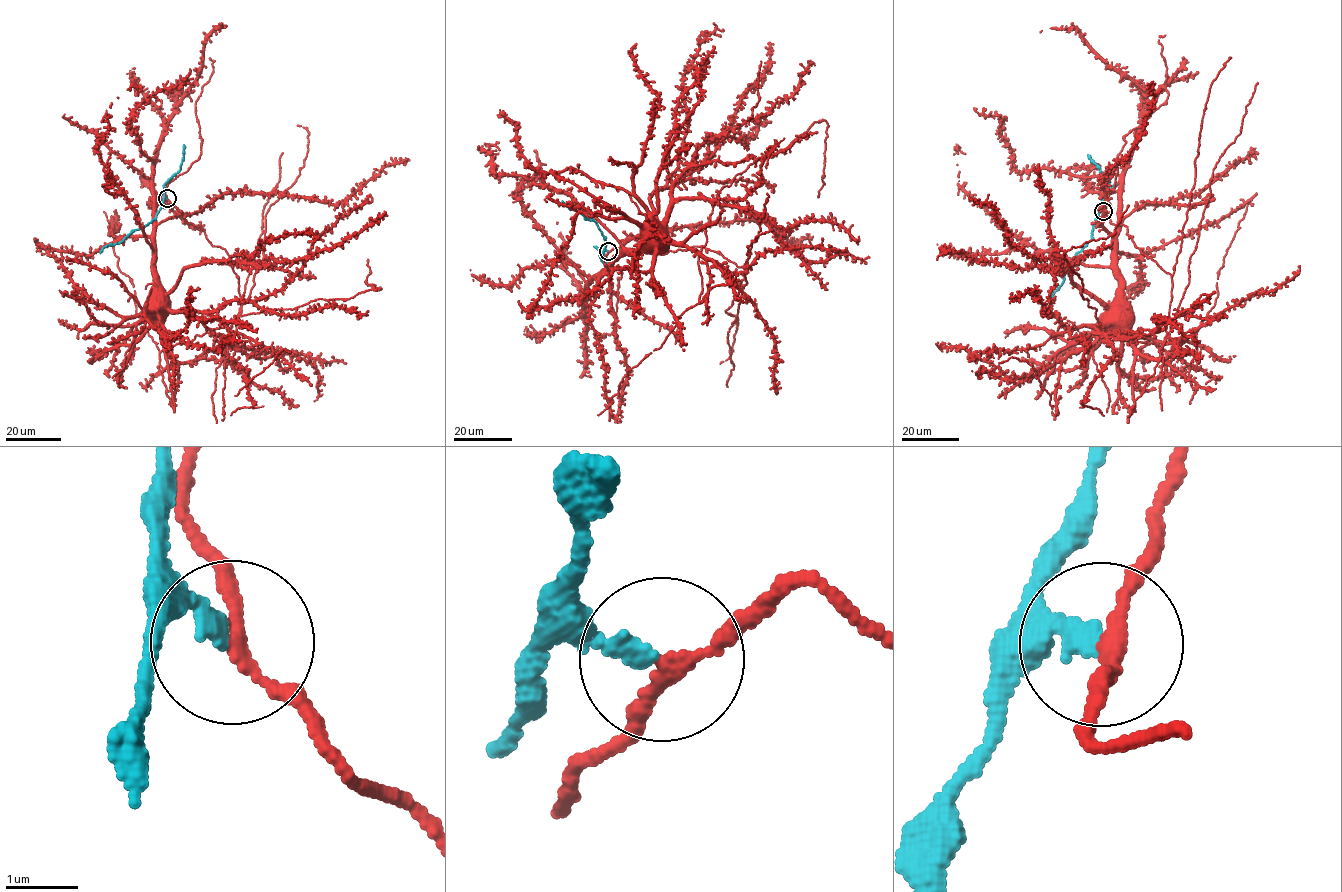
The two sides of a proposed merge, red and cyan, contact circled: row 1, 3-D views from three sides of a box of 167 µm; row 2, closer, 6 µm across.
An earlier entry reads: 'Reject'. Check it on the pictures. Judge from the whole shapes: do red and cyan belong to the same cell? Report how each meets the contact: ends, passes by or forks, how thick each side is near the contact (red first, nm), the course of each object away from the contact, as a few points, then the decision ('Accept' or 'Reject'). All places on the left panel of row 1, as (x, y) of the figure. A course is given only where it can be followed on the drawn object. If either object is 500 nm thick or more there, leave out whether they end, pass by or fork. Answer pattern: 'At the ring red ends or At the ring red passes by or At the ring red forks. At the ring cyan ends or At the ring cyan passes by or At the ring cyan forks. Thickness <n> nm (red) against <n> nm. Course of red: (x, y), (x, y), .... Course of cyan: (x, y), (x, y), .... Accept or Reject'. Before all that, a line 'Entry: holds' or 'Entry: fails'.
Entry: holds
At the ring red passes by. At the ring cyan ends. Thickness 170 nm (red) against 200 nm. Course of red: (167, 199), (226, 251), (238, 278), (229, 361), (170, 358), (160, 286). Course of cyan: (166, 198), (150, 222), (133, 230), (118, 243), (106, 245), (100, 253). Reject

